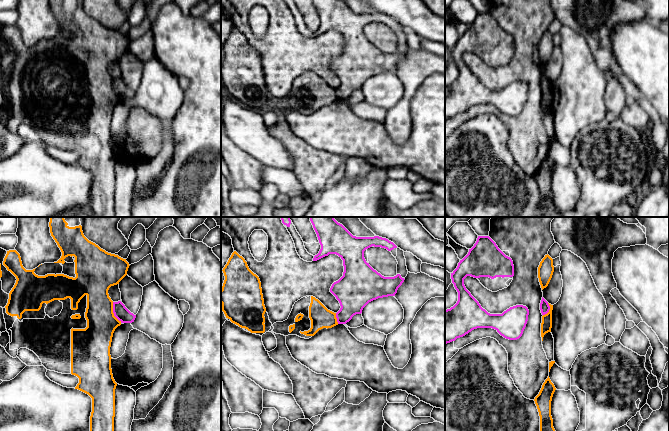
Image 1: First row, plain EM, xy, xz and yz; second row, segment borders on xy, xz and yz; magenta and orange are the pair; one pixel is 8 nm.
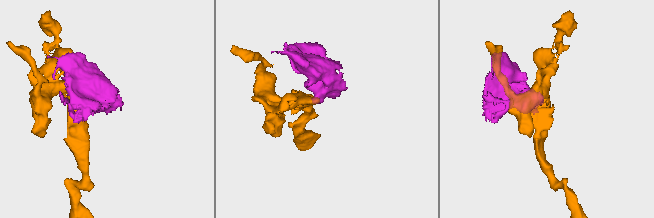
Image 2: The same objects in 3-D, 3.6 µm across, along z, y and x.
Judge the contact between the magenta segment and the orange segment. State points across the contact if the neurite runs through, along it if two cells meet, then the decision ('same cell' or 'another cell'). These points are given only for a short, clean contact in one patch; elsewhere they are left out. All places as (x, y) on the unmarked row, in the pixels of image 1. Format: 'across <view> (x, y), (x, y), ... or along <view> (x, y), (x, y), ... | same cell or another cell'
along xy (112, 78), (112, 88), (121, 98) | another cell

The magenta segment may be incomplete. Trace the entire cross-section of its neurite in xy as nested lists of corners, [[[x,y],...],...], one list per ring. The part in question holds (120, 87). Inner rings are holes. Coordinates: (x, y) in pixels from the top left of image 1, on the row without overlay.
[[[121,77],[113,78],[113,89],[121,99],[132,99],[136,94]]]

